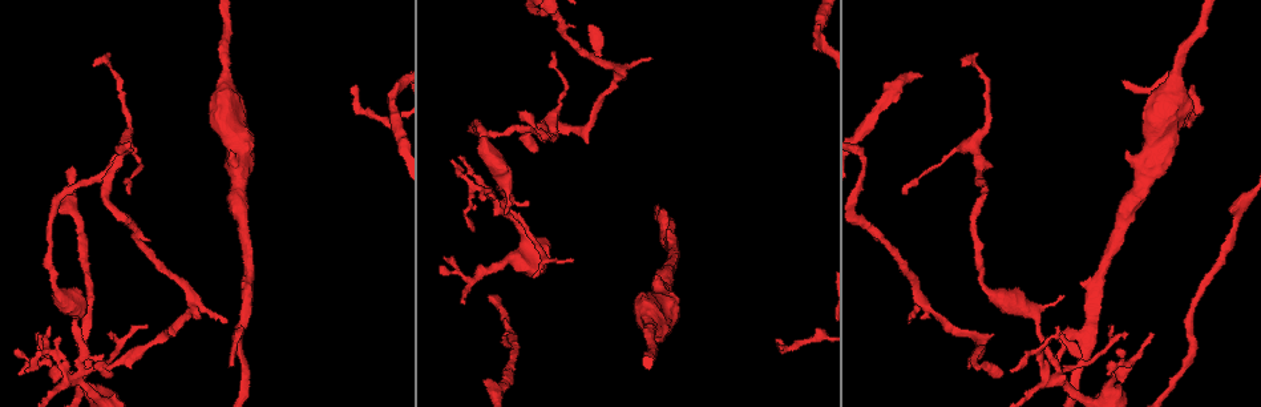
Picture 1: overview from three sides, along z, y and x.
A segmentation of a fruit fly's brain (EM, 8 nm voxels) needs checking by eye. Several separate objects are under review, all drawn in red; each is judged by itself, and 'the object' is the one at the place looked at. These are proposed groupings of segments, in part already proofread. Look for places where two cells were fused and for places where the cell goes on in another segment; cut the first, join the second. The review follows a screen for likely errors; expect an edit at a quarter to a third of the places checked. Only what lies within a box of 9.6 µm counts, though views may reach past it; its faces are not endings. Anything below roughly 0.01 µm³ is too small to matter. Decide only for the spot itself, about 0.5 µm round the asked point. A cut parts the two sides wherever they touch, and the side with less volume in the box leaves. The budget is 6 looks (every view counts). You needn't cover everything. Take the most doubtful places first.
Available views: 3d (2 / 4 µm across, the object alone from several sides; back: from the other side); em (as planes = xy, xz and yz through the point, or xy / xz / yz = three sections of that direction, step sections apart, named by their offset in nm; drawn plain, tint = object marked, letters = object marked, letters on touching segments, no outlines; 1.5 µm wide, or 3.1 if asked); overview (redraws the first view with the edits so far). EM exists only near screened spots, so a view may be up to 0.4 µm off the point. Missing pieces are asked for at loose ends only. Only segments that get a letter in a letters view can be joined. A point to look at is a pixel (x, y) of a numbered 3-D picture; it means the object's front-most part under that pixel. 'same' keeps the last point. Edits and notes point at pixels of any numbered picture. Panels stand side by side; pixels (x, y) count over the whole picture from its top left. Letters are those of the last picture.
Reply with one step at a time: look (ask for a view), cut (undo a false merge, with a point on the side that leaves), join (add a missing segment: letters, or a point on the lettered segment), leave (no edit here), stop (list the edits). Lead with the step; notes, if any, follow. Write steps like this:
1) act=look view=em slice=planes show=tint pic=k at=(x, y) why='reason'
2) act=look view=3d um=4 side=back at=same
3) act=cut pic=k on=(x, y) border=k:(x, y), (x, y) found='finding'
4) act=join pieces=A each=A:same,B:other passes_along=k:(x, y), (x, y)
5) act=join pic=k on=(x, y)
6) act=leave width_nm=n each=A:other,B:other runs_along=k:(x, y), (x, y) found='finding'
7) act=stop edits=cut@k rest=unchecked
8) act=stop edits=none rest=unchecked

act=look view=em slice=planes show=plain pic=1 at=(1037, 355) why='abrupt turn'

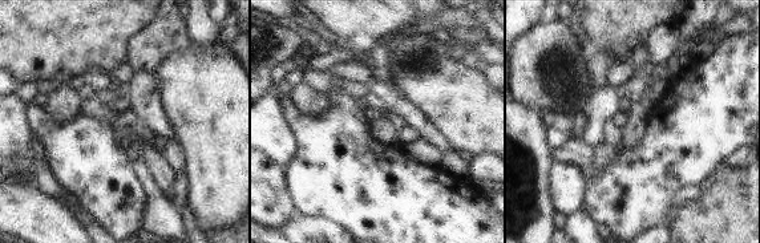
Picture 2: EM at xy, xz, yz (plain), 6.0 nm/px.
act=look view=em slice=planes show=letters at=same

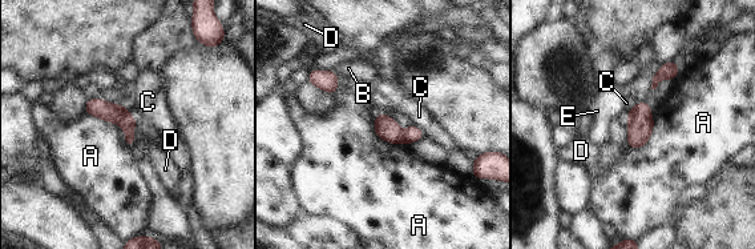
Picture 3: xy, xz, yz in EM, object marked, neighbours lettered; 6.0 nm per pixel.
act=cut pic=3 on=(412, 133) each=A:other,B:other,C:other,D:other,E:other border=3:(403, 132), (400, 143) found='a second cell is stuck on'

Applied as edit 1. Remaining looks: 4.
act=look view=3d um=2 pic=1 at=(648, 58) why='tapers out'

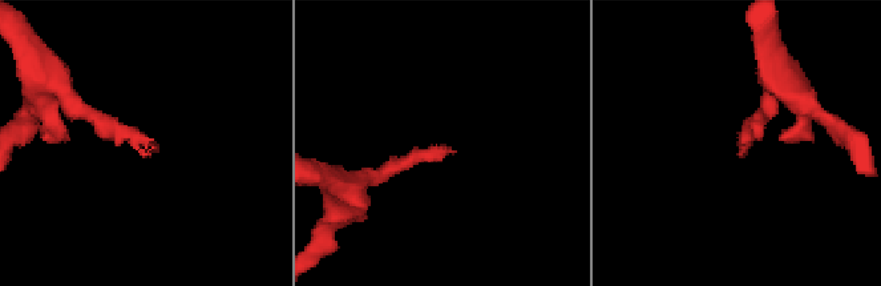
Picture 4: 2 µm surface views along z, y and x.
act=look view=em slice=planes show=plain pic=4 at=(156, 149) why='need the tissue'

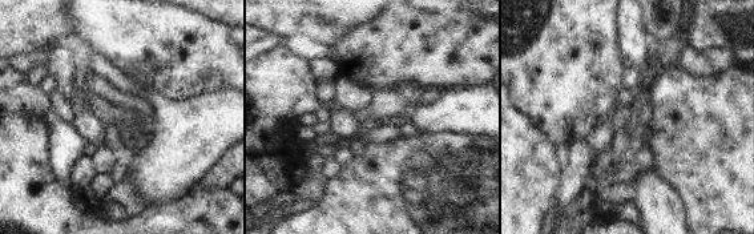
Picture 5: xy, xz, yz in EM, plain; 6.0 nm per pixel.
act=look view=em slice=planes show=letters at=same why='see the neighbours'

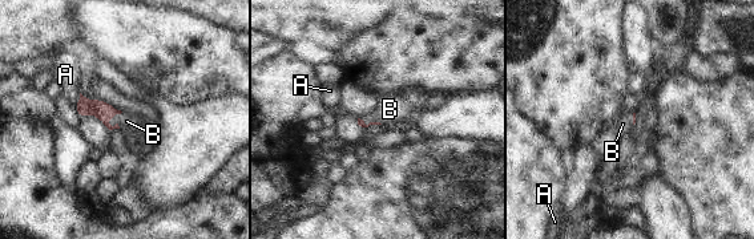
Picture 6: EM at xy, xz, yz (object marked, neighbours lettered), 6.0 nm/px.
act=join pieces=B each=A:other,B:same found='it goes on there'

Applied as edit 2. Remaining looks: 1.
act=stop edits=cut@3,join@6 rest=unchecked

